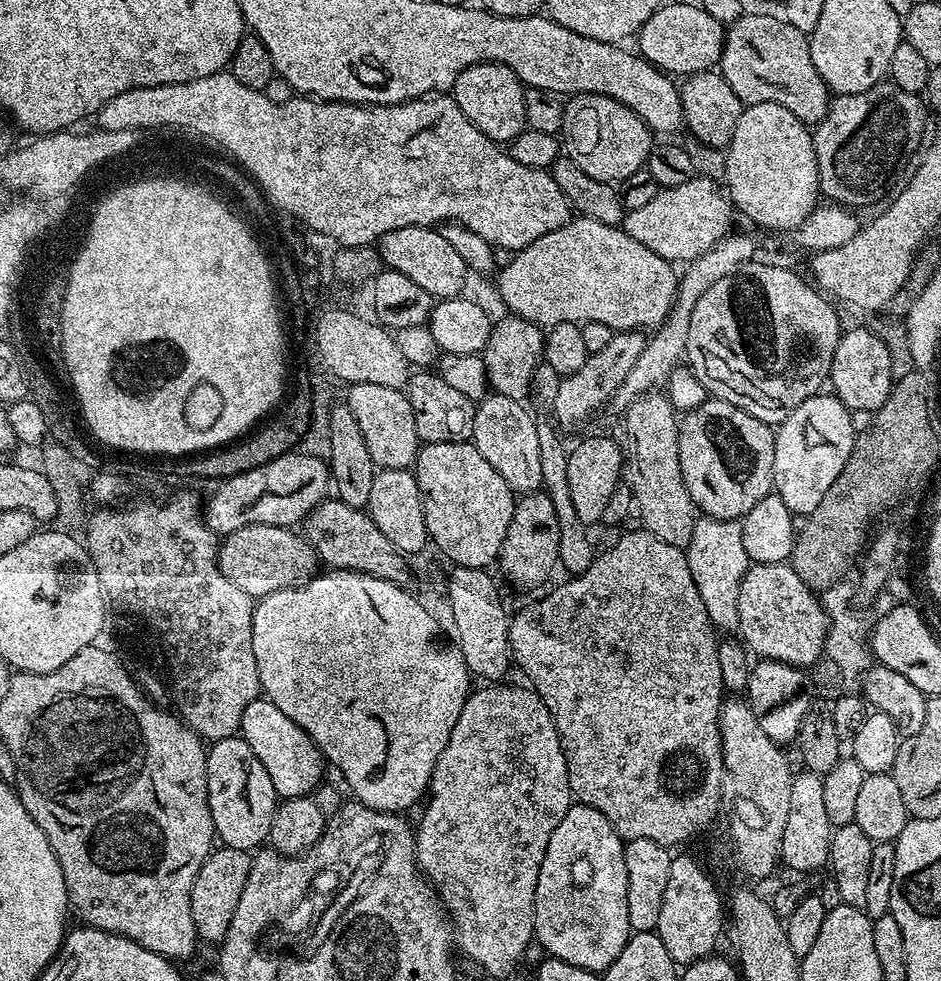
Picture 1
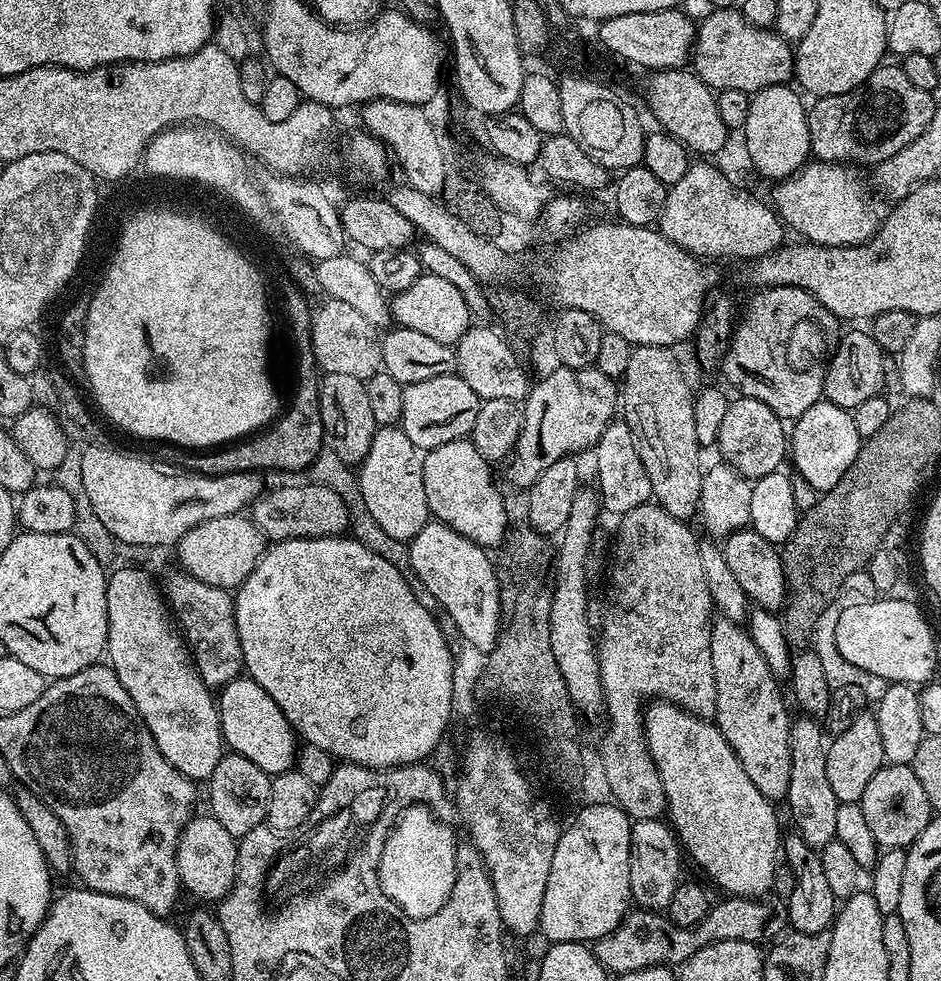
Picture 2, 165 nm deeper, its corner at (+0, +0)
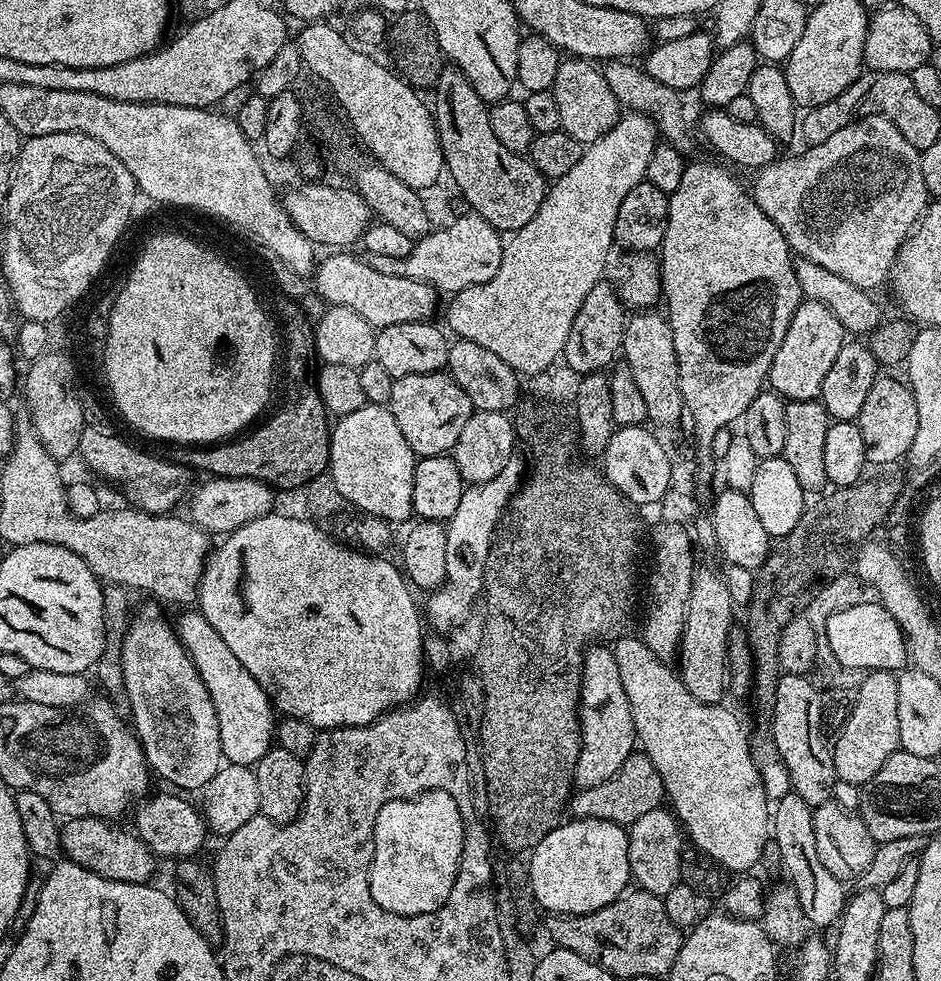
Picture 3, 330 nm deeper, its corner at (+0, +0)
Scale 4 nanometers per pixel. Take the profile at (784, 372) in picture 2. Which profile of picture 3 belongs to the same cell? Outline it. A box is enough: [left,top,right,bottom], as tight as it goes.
[767,299,845,401]

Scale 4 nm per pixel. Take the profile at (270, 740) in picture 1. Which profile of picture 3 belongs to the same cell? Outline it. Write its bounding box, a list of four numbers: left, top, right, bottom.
[174,610,277,766]

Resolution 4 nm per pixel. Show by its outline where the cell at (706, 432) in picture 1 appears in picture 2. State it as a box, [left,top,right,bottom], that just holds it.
[716,396,790,482]

